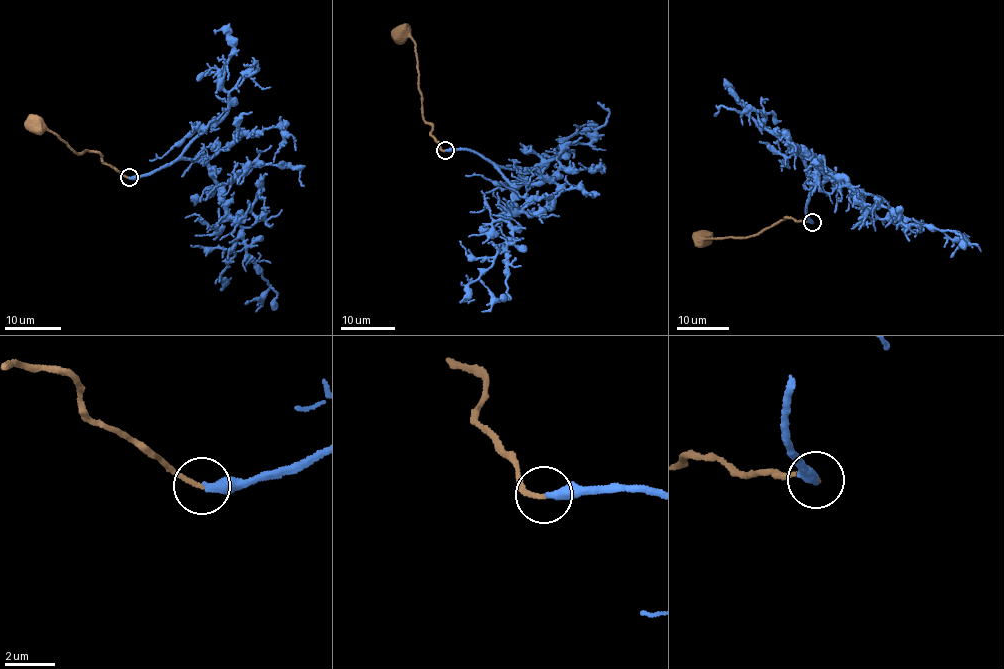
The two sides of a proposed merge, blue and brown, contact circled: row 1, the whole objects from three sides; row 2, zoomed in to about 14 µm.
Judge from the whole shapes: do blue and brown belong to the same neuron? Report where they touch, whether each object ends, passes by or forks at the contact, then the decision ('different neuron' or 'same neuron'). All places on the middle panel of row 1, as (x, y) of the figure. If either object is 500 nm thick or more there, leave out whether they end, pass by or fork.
place (445, 150); blue ends; brown ends; different neuron

